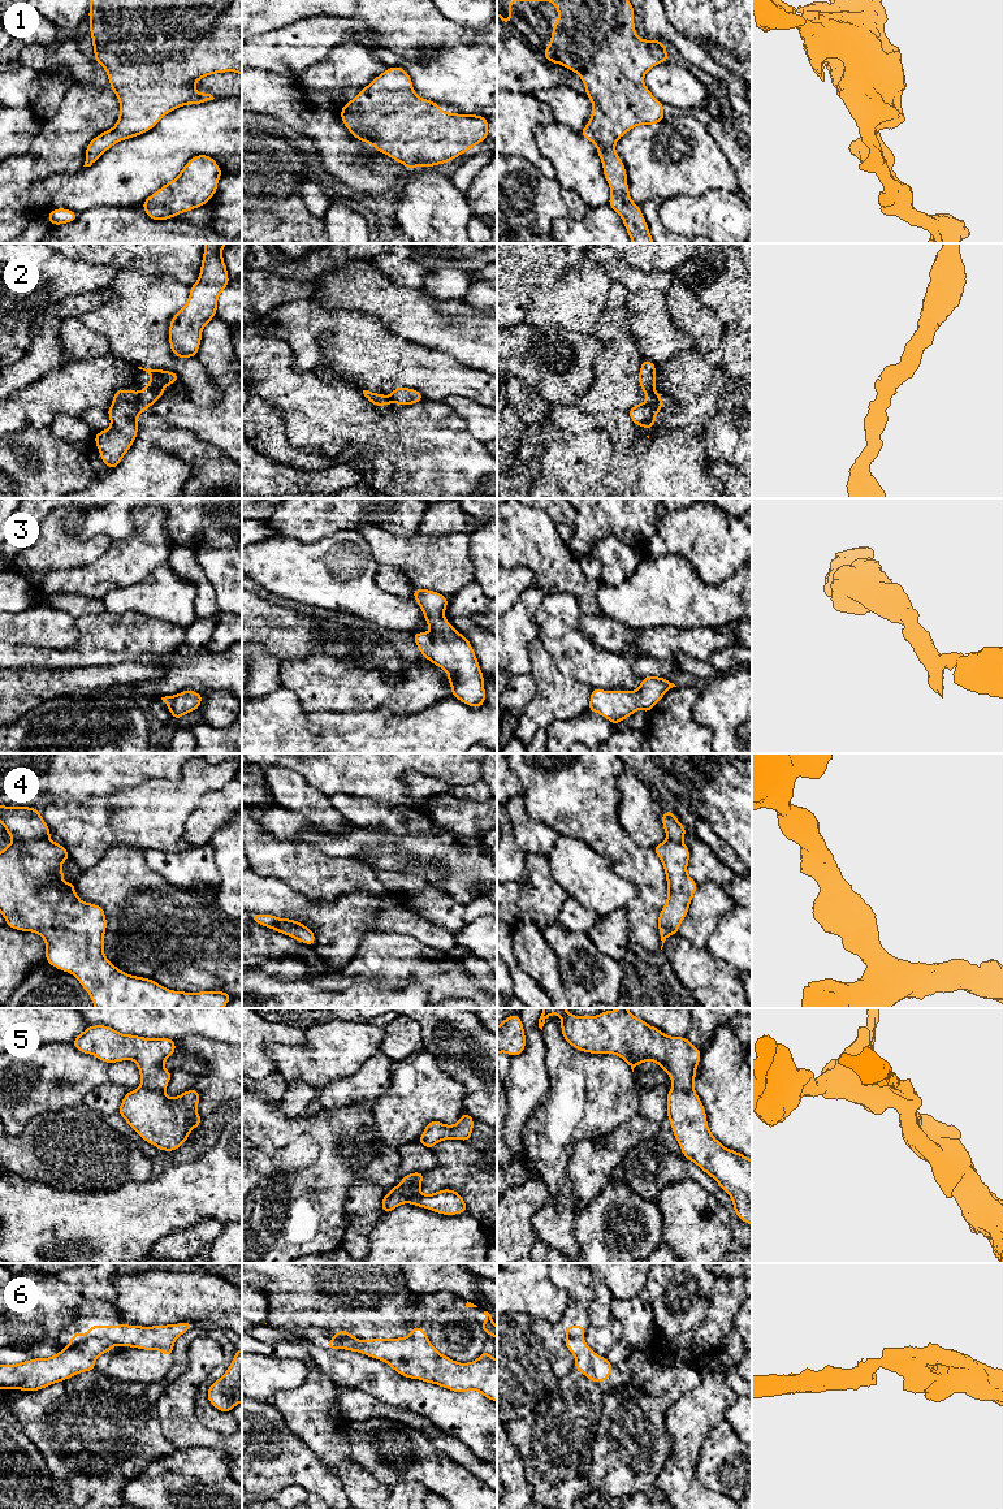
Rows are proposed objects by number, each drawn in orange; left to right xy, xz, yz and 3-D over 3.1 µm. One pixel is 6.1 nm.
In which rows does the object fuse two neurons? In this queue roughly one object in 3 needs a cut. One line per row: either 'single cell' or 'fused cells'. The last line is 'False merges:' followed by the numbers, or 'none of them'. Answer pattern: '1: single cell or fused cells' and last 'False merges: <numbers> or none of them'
1: single cell
2: single cell
3: single cell
4: single cell
5: fused cells
6: fused cells
False merges: 5, 6

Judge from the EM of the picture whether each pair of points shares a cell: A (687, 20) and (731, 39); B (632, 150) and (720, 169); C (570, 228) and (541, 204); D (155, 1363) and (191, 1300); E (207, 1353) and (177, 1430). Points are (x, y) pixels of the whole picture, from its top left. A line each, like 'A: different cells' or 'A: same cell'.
A: same cell
B: same cell
C: different cells
D: different cells
E: same cell

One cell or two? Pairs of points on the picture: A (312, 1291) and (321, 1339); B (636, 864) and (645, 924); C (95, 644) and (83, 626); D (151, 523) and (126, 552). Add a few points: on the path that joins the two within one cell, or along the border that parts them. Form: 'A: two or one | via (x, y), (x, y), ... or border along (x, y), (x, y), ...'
A: one | via (312, 1302), (318, 1327)
B: one | via (644, 878), (645, 909)
C: one | via (95, 640), (87, 630)
D: one | via (148, 530), (133, 545)

